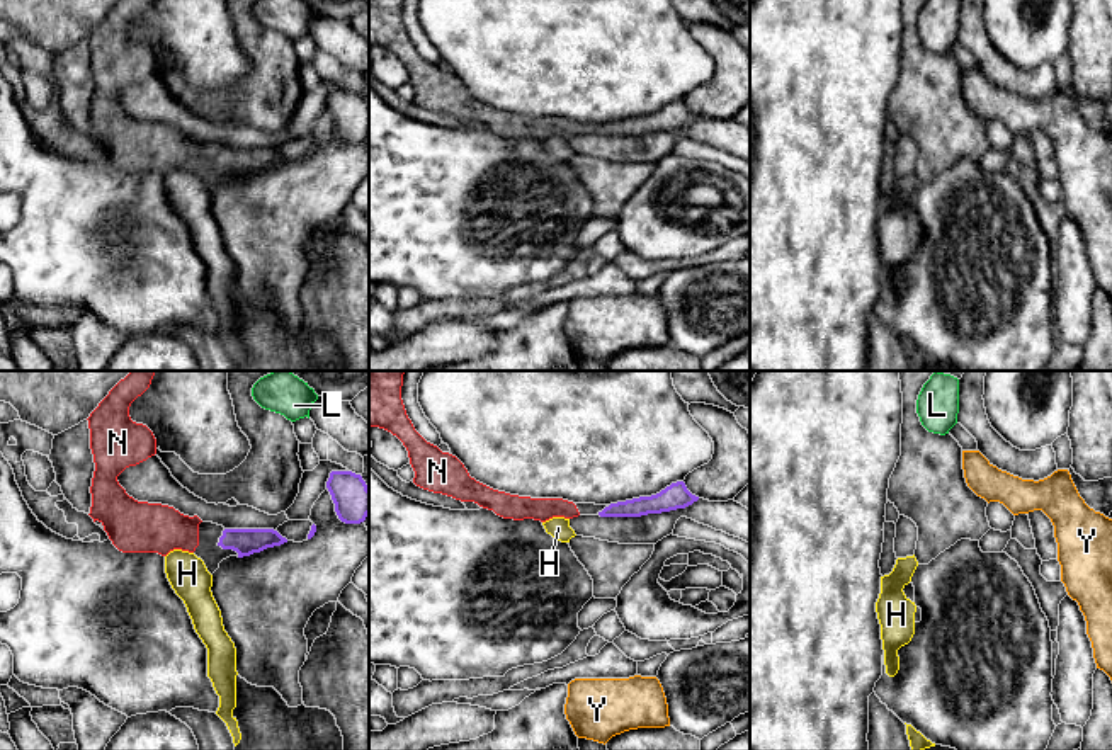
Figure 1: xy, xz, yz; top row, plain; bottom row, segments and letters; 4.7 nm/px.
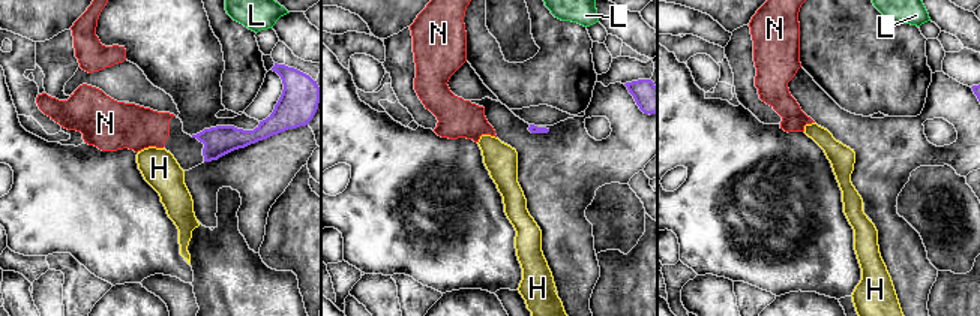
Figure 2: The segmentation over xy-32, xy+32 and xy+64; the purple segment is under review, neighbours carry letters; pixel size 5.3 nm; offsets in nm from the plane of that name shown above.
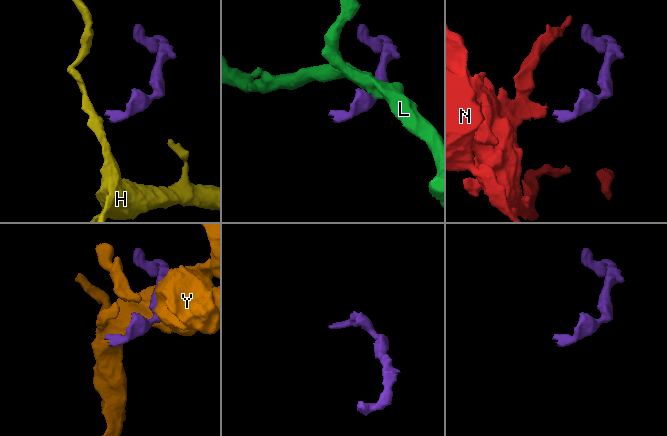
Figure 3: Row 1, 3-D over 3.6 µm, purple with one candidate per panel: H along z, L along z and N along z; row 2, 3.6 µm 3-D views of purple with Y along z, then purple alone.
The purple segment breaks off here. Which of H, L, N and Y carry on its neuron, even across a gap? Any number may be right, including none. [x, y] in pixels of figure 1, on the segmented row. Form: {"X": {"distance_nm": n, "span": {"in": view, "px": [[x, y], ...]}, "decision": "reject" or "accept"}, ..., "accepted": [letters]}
{"H": {"distance_nm": 110, "span": {"in": "xy", "px": [[218, 545], [201, 560]]}, "decision": "reject"}, "L": {"distance_nm": 280, "span": {"in": "xy", "px": [[332, 471], [308, 417]]}, "decision": "reject"}, "N": {"distance_nm": 100, "span": {"in": "xy", "px": [[218, 543], [198, 543]]}, "decision": "accept"}, "Y": {"distance_nm": 750, "span": {"in": "xz", "px": [[635, 516], [635, 676]]}, "decision": "reject"}, "accepted": ["N"]}

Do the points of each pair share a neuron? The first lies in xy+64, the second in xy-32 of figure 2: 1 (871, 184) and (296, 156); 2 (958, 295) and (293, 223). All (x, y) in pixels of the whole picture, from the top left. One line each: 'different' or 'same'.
1: same
2: same

